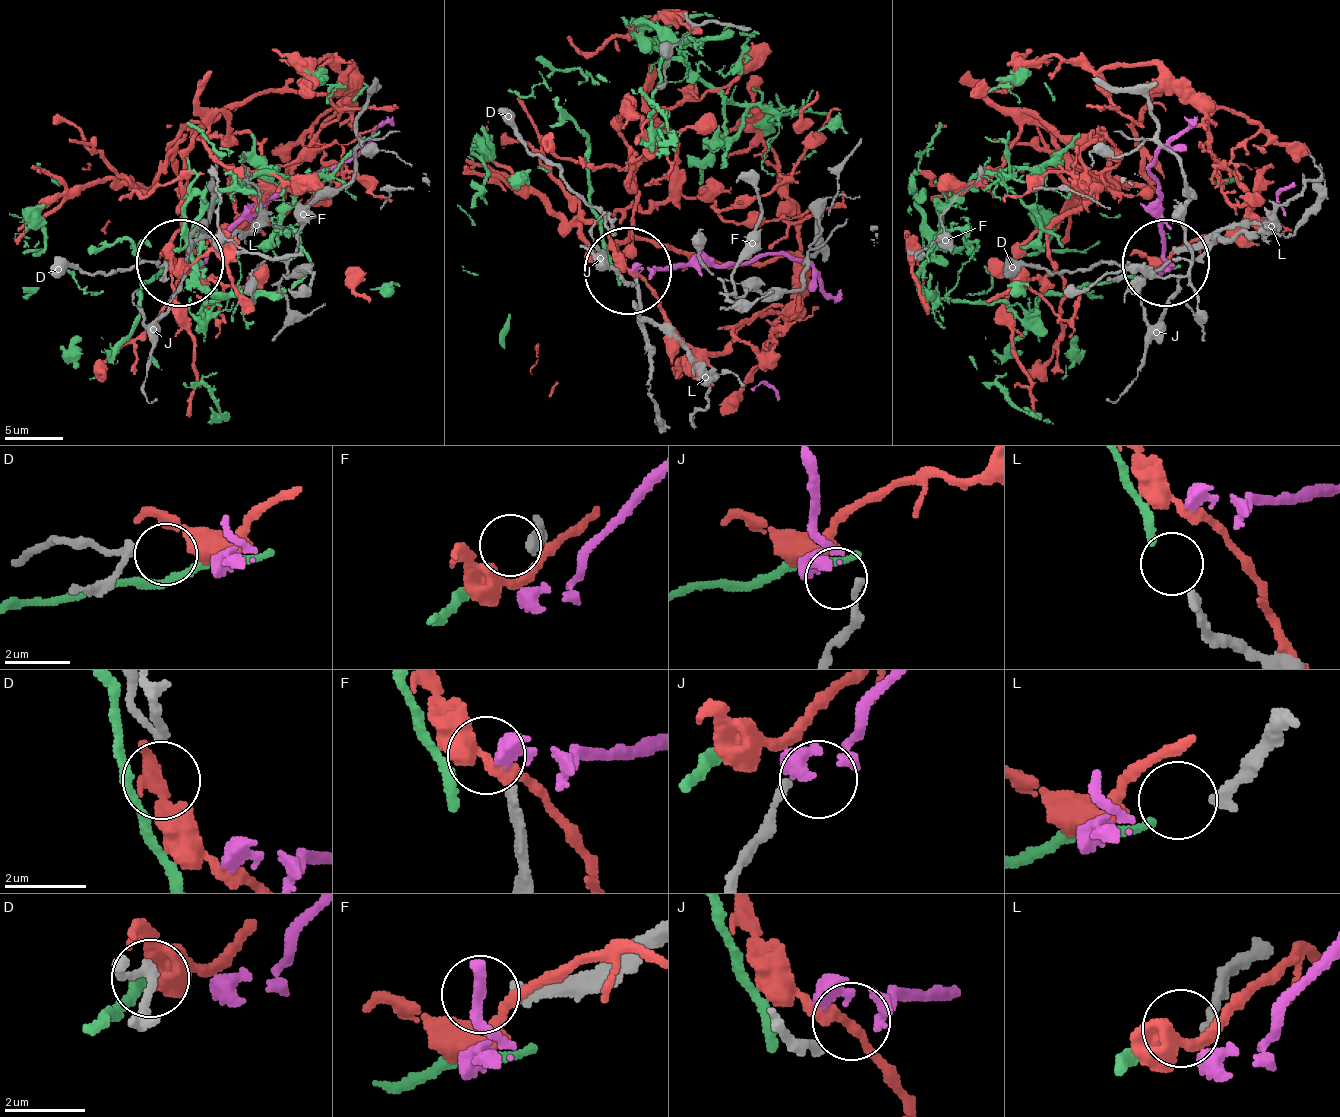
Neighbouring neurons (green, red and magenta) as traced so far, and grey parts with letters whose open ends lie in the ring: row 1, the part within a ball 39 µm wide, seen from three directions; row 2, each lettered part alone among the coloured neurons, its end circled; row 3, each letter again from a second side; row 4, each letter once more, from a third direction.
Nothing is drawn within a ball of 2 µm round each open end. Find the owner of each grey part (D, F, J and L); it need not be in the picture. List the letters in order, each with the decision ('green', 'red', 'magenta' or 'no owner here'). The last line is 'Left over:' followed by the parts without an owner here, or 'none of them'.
D: red
F: no owner here
J: magenta
L: green
Left over: F

